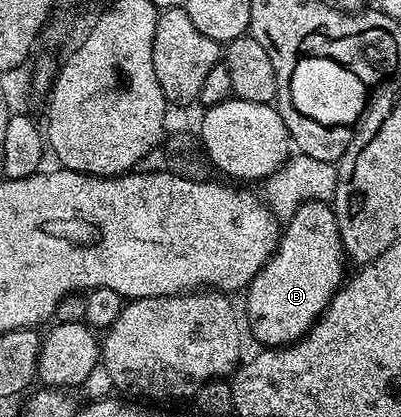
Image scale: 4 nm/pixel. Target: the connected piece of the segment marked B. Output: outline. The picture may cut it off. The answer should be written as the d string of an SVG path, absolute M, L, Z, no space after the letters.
M306 202L297 208L293 219L295 225L295 242L287 242L287 240L280 241L277 251L277 263L279 262L279 270L271 270L272 268L265 268L261 272L257 272L254 280L247 285L245 297L247 297L247 318L245 314L245 322L251 325L251 334L260 343L258 344L263 348L278 348L280 346L289 346L293 342L298 342L299 339L304 338L308 332L315 327L315 323L319 321L319 317L327 311L327 306L334 298L336 292L344 285L345 277L343 278L343 258L345 262L345 251L343 248L343 237L339 234L339 229L335 223L334 209L325 202Z

